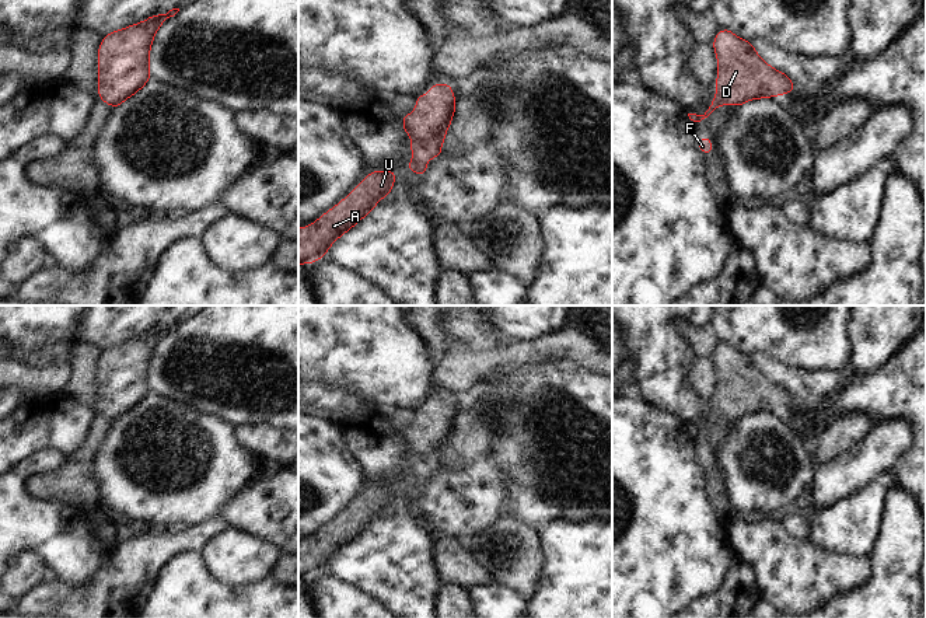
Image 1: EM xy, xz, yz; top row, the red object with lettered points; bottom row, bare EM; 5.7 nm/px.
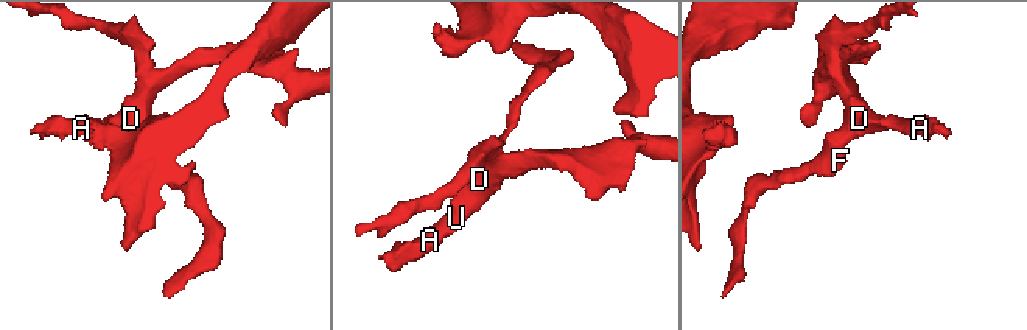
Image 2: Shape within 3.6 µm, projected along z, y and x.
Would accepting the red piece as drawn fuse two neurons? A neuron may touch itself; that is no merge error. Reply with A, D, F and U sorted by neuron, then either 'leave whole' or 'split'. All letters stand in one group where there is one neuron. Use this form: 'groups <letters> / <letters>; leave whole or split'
groups A D F U; leave whole

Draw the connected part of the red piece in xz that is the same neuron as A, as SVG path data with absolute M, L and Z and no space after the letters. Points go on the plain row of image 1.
M373 485L335 521L312 538L298 542L298 579L325 570L342 548L354 541L392 504L395 490L395 485Z

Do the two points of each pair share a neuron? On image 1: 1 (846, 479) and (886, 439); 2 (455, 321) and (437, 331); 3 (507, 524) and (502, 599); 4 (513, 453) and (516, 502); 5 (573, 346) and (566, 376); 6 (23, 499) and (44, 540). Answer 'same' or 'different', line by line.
1: same
2: different
3: different
4: same
5: different
6: same

